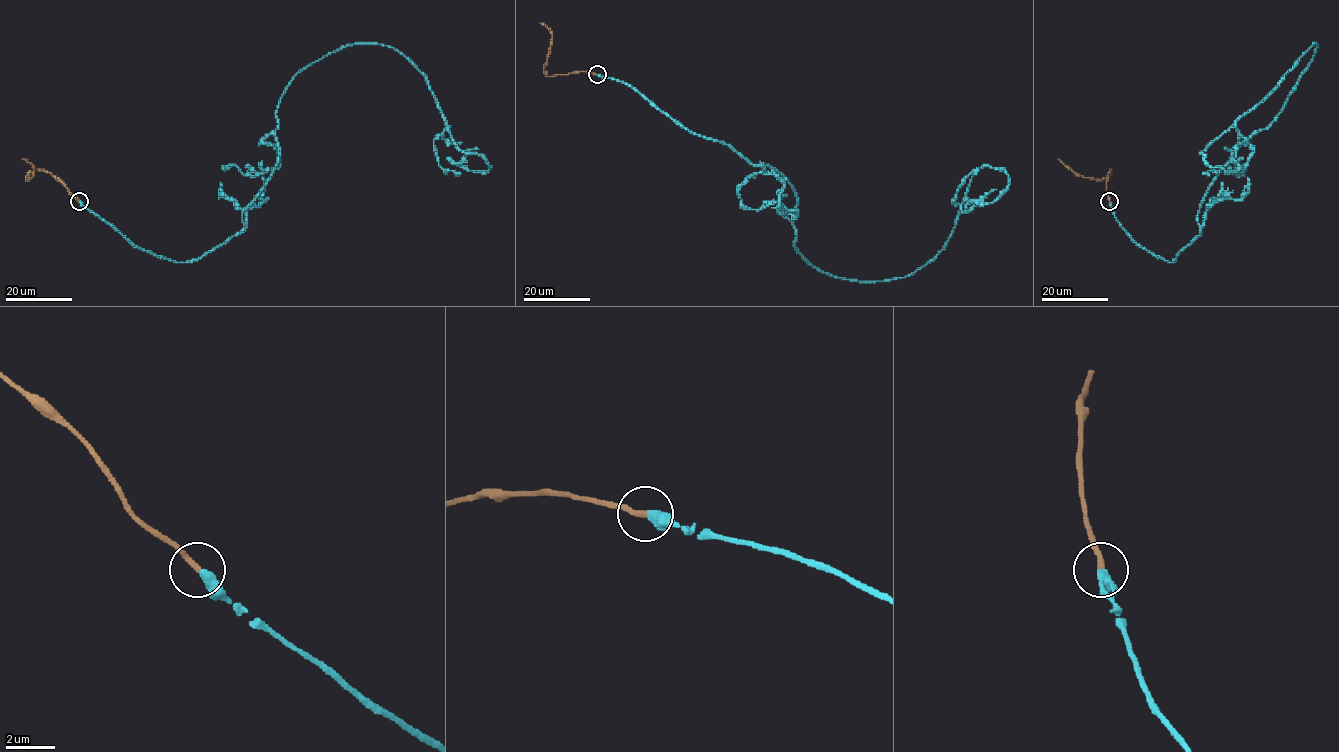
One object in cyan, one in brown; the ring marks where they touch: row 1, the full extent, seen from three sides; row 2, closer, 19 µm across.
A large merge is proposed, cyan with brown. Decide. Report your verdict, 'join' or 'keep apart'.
join

